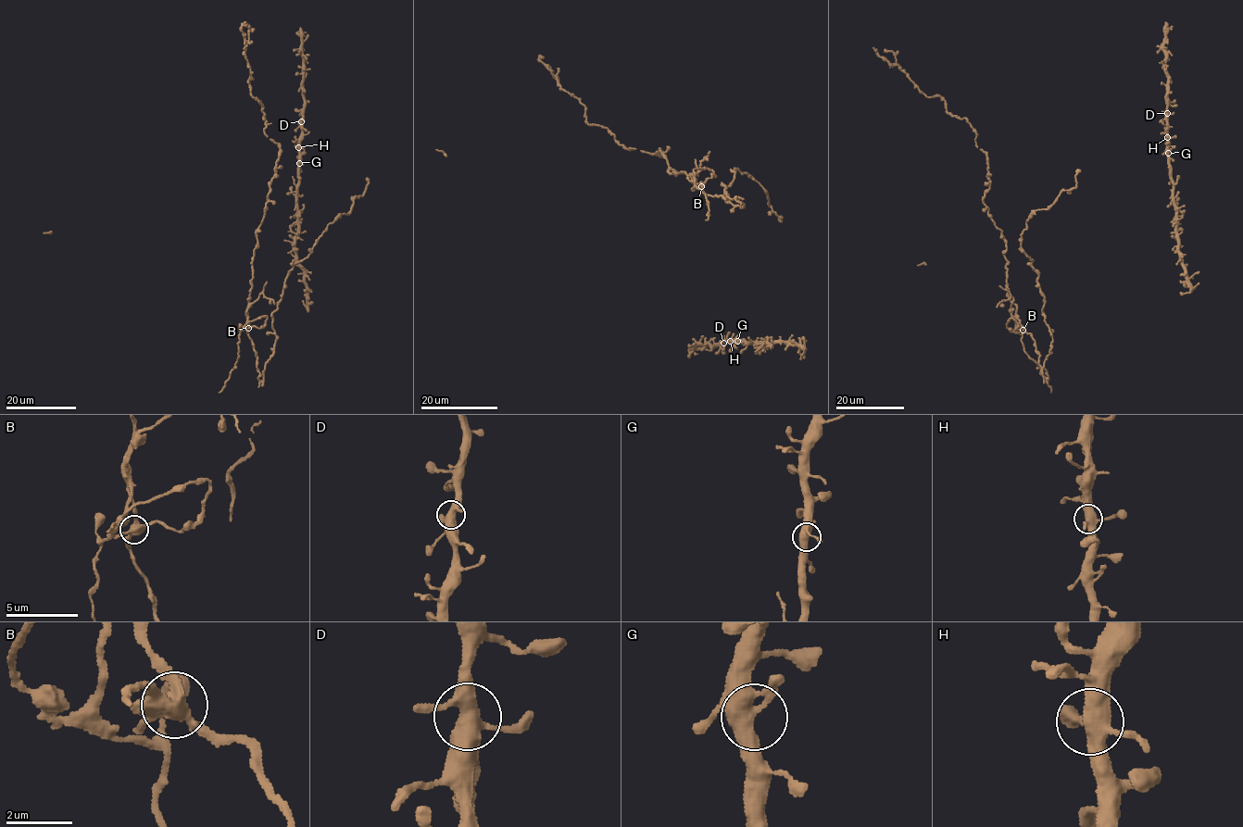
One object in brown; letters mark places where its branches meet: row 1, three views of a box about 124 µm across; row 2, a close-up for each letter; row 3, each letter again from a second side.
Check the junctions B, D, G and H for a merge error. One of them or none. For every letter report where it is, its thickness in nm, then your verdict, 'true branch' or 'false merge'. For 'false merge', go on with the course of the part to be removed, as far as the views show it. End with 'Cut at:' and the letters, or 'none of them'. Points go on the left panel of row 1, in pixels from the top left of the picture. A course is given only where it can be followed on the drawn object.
B: place (248, 328); calibre 480 nm; false merge; course (248, 328), (240, 332), (238, 356), (219, 392)
D: place (301, 121); calibre 440 nm; true branch
G: place (299, 163); calibre 440 nm; true branch
H: place (298, 147); calibre 440 nm; true branch
Cut at: B

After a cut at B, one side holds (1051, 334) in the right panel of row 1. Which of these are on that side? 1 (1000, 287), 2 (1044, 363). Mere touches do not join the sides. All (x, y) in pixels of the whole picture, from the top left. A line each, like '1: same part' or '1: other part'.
1: other part
2: same part

